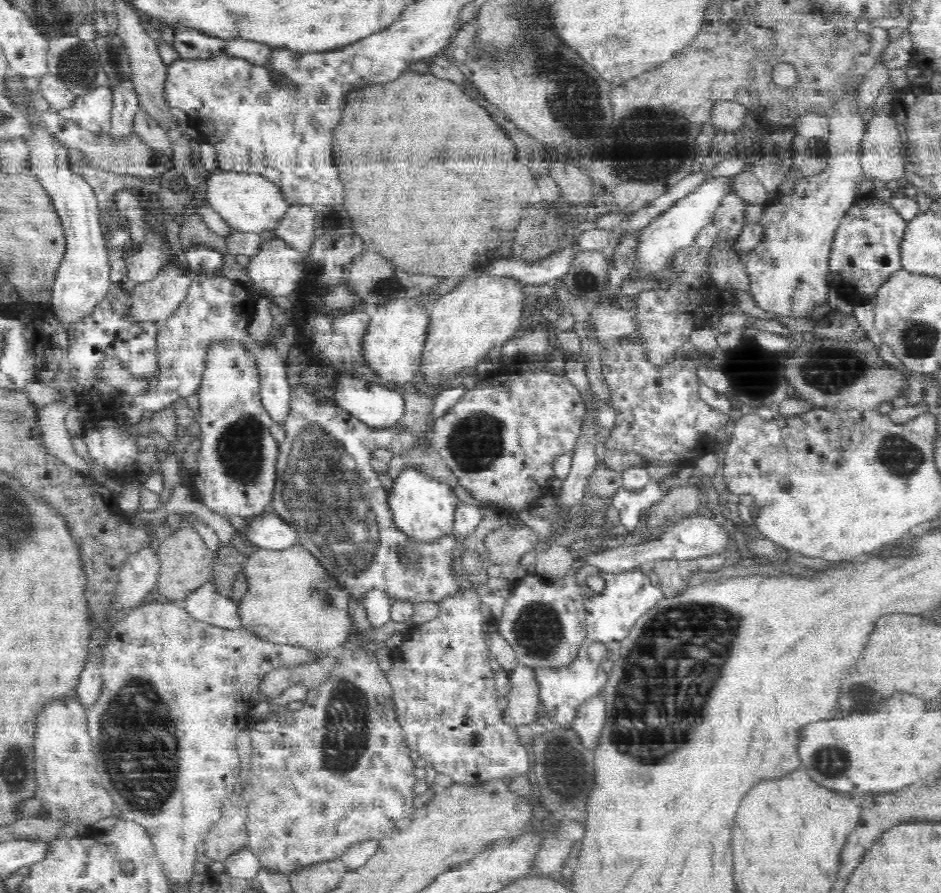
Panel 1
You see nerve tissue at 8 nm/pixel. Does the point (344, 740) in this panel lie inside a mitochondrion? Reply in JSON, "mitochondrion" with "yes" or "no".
{"mitochondrion":"yes"}

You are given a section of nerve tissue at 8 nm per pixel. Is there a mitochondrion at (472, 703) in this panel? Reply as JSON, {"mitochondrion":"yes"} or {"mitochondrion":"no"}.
{"mitochondrion":"no"}

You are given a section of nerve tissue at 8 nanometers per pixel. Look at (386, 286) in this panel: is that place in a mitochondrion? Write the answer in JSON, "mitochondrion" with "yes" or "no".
{"mitochondrion":"yes"}

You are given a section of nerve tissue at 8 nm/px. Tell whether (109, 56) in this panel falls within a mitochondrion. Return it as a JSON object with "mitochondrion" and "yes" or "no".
{"mitochondrion":"yes"}

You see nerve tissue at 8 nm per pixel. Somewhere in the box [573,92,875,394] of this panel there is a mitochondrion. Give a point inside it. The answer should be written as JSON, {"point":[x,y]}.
{"point":[658,133]}

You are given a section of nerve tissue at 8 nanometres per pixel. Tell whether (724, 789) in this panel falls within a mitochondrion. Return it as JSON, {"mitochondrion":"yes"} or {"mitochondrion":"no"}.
{"mitochondrion":"no"}

